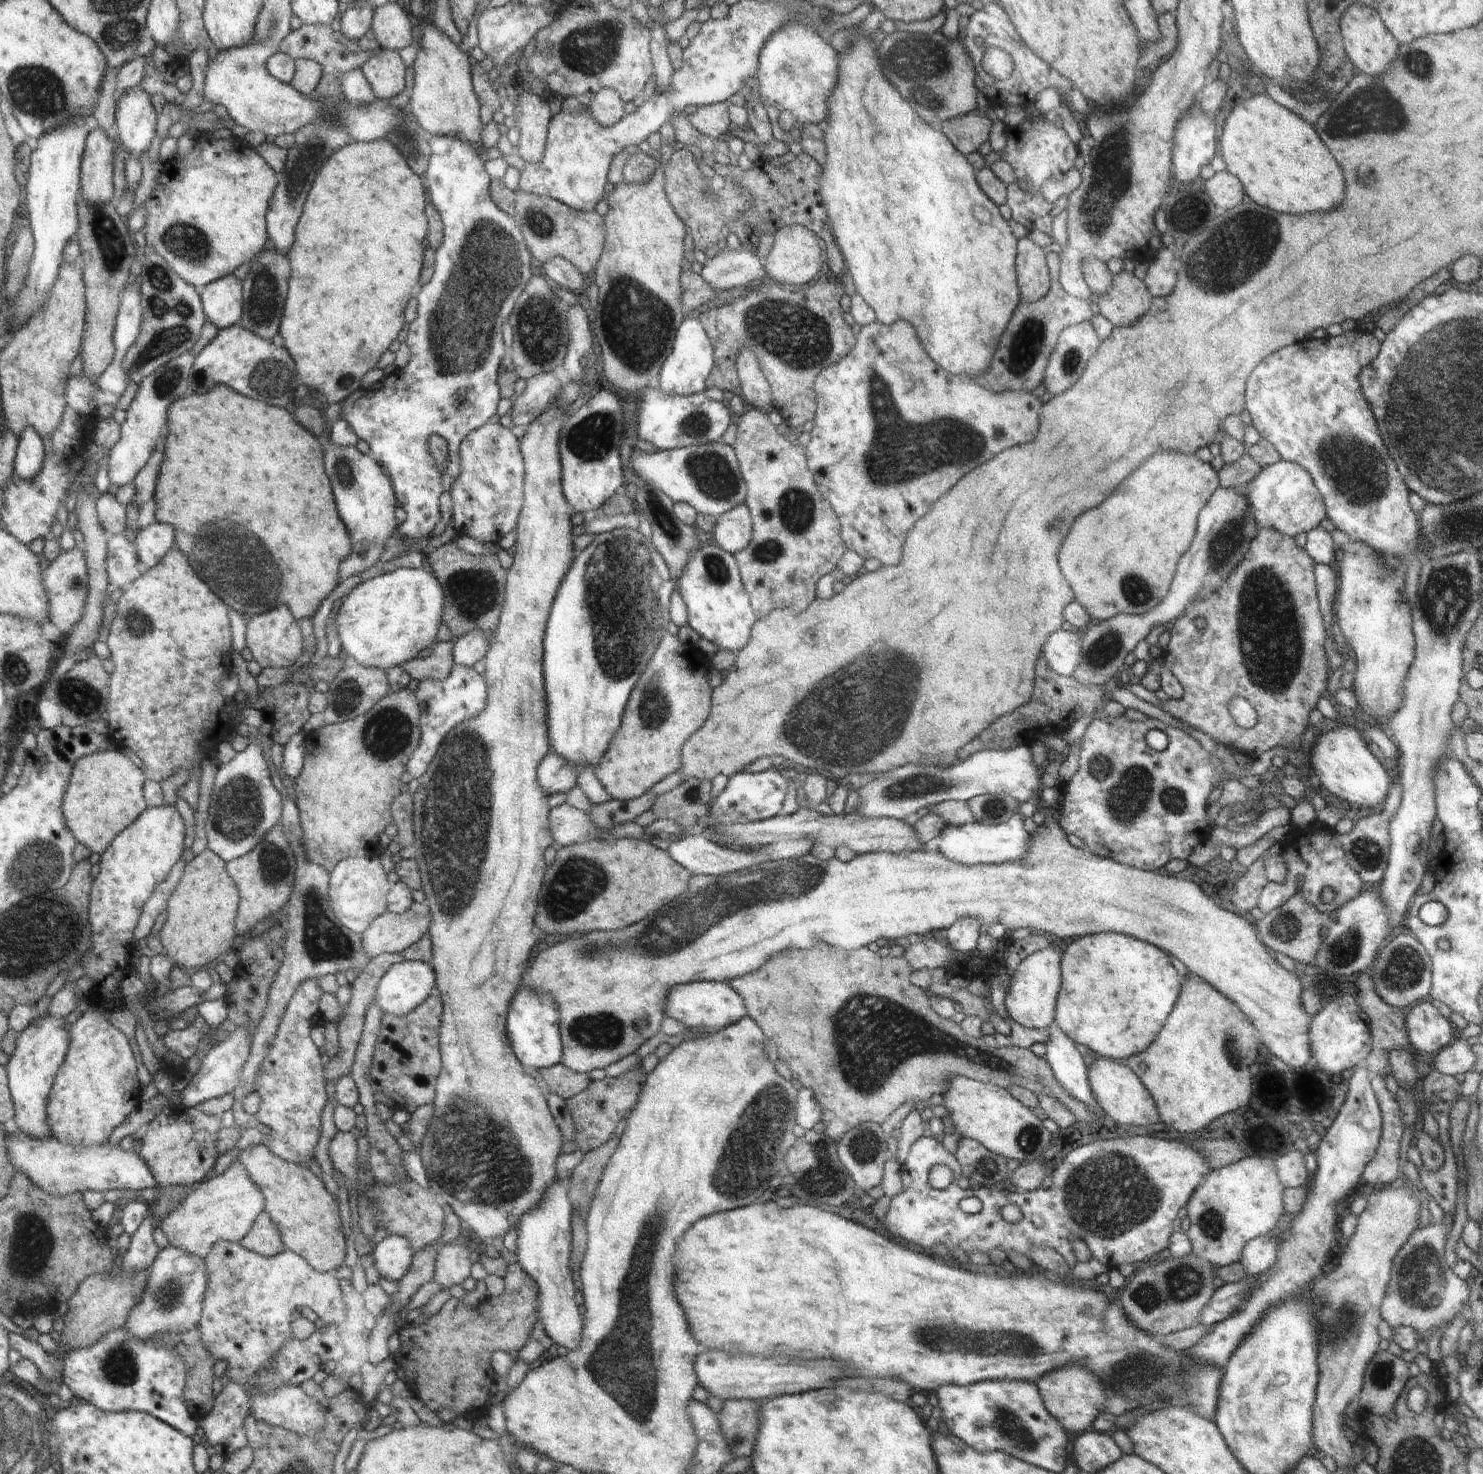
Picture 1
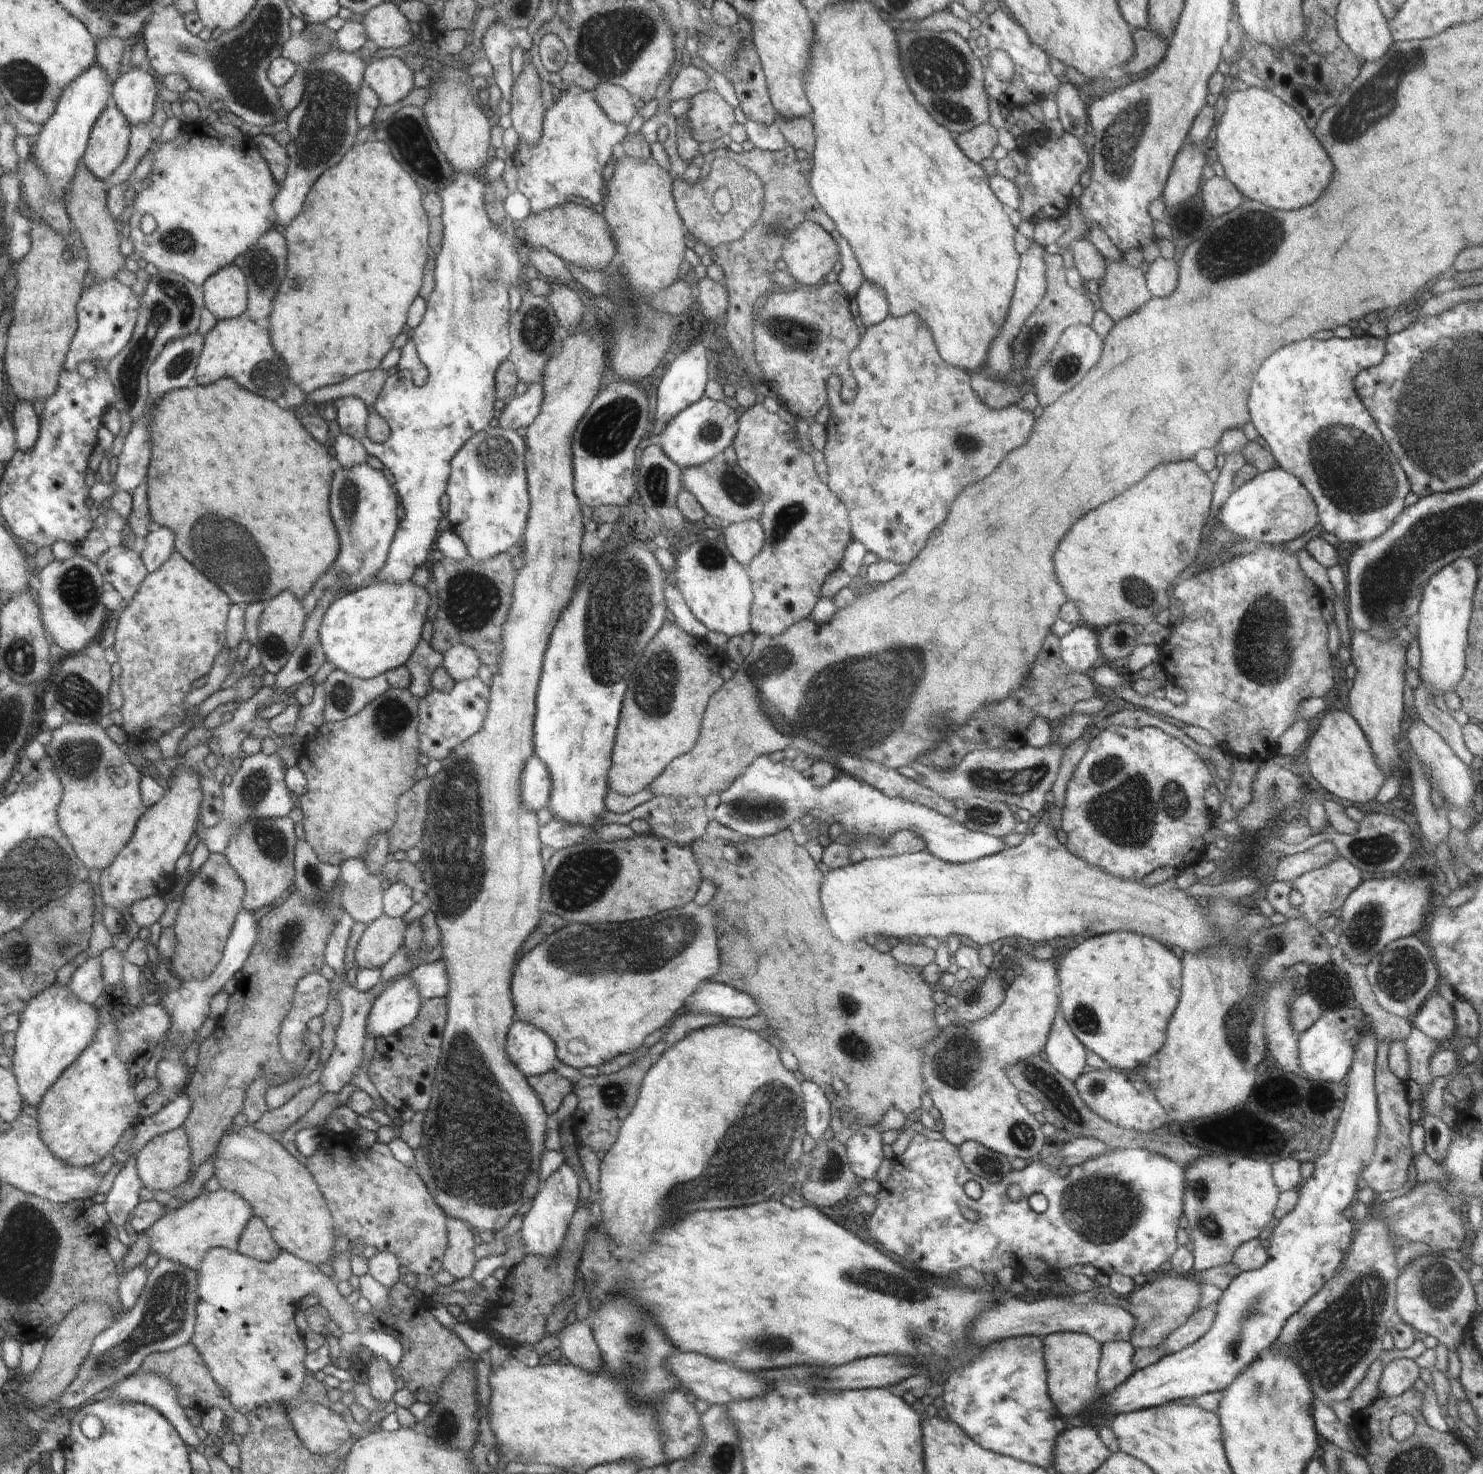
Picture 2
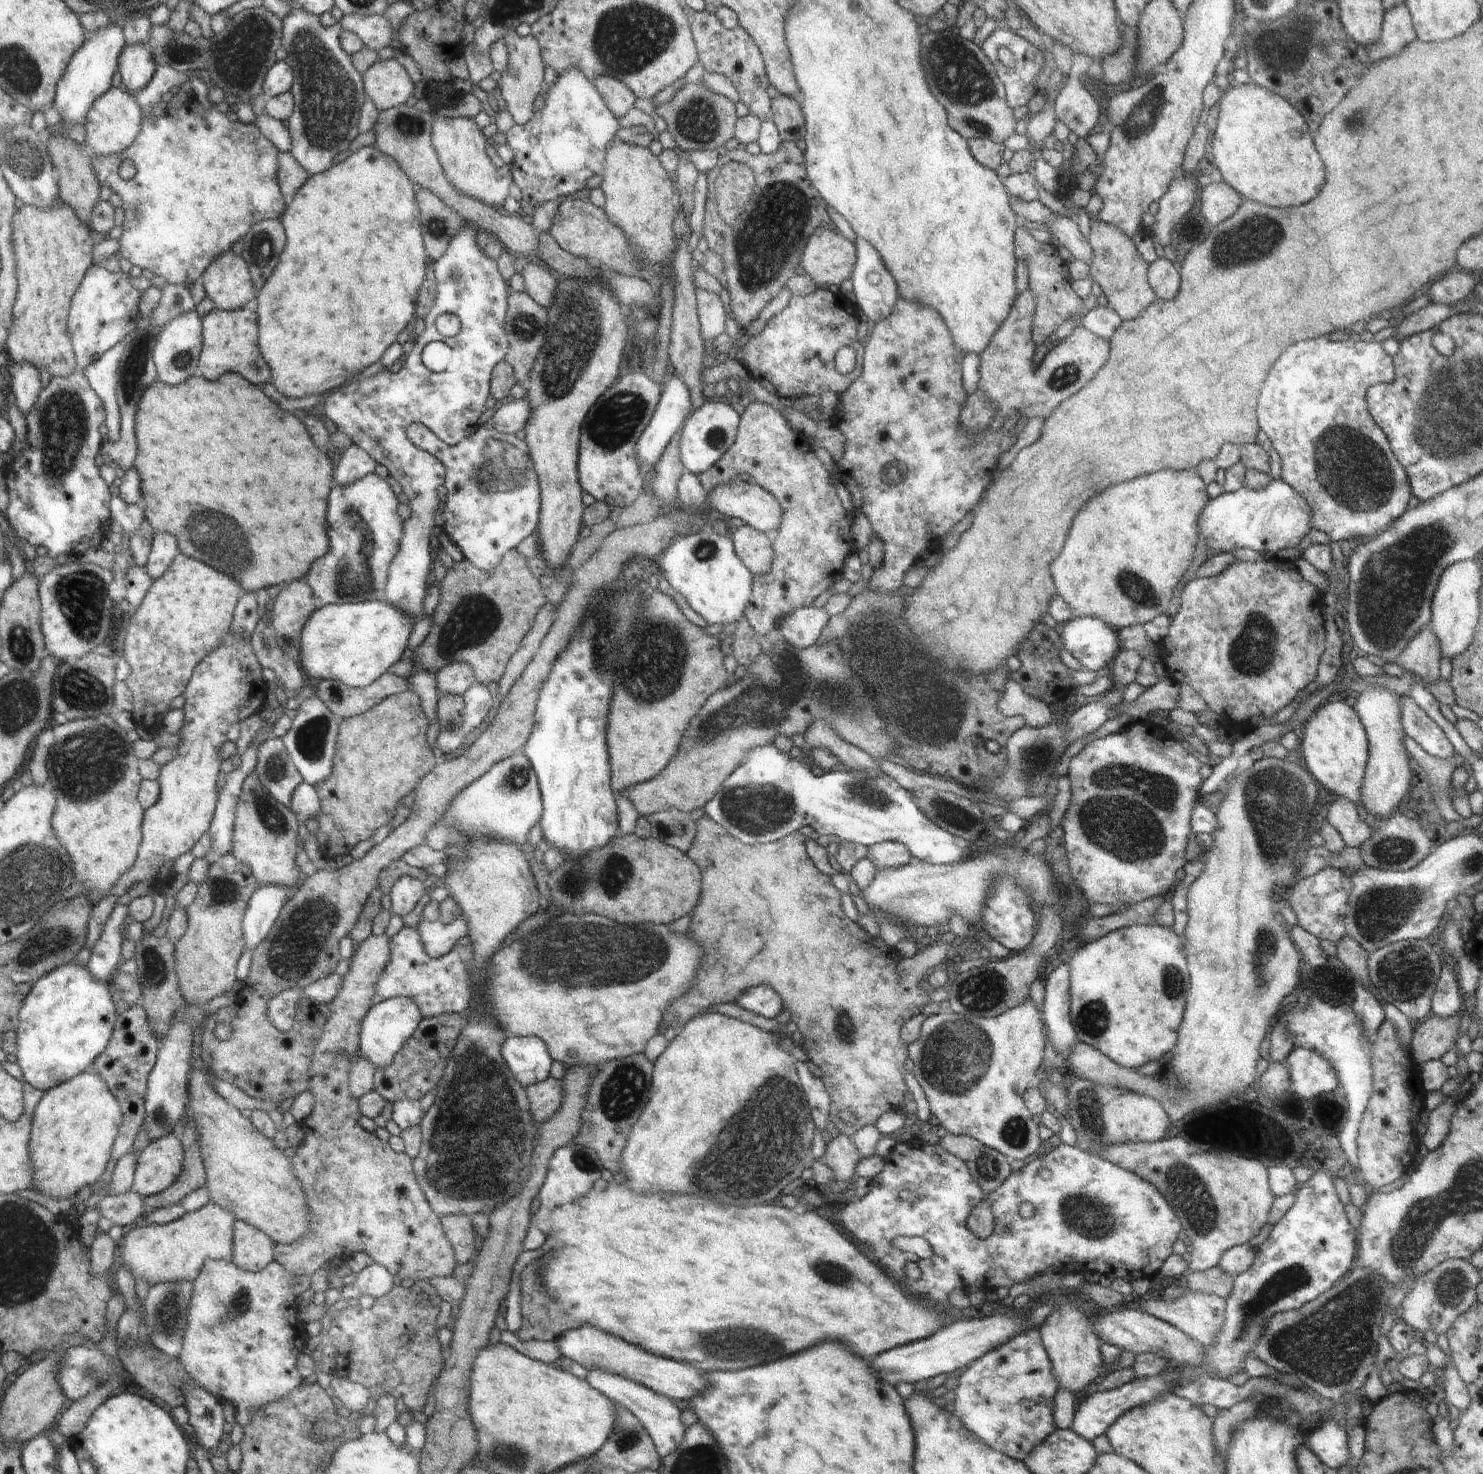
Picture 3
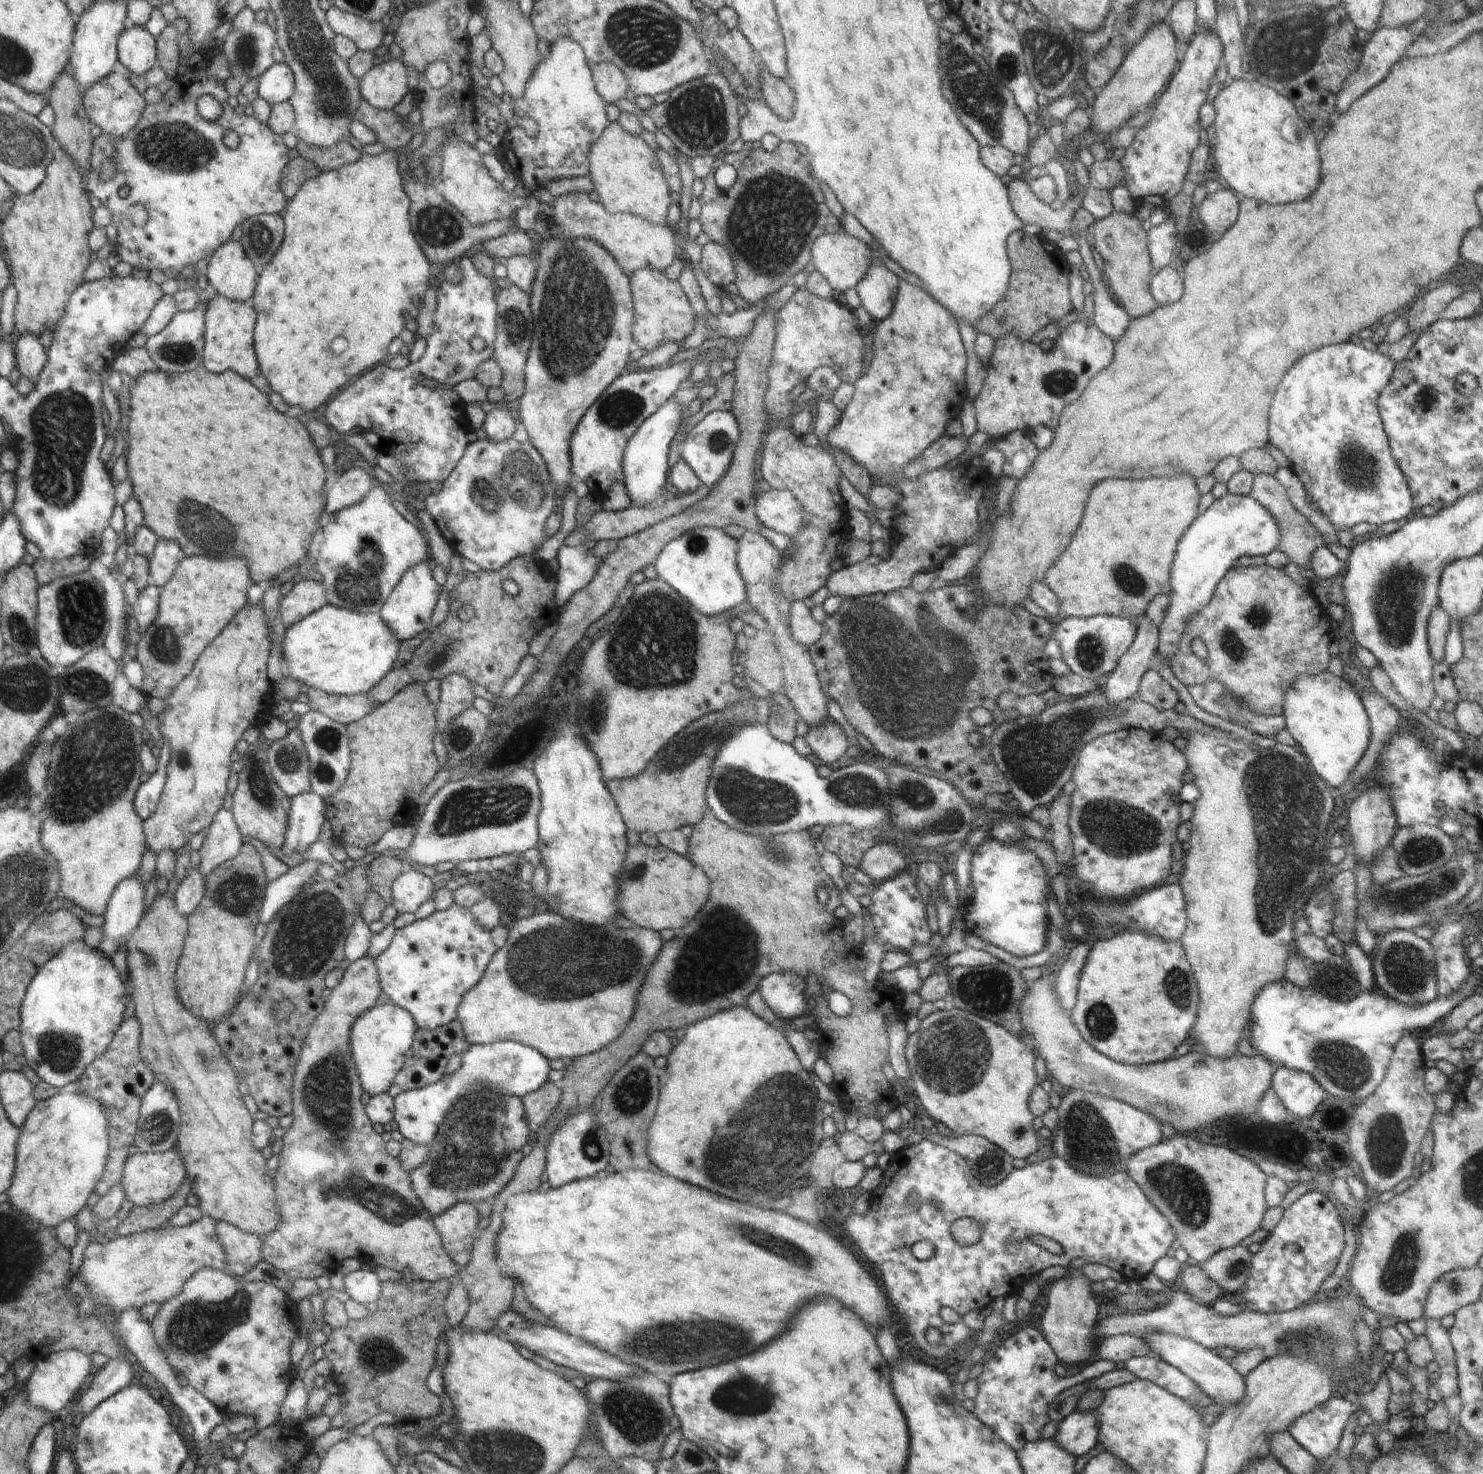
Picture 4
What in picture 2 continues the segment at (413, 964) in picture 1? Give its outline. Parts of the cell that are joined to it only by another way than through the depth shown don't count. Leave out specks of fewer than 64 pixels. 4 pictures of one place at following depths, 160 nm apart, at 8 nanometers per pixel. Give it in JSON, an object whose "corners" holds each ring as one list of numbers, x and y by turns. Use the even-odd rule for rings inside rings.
{"corners":[[400,976,380,995,371,1006,365,1034,375,1041,380,1037,396,1034,417,1018,420,992,410,976]]}

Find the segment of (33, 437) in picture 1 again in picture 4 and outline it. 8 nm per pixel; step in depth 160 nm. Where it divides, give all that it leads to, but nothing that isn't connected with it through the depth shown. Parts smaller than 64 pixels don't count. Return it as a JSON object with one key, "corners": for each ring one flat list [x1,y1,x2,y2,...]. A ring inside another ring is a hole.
{"corners":[[17,335,16,352,18,373,38,382,46,365,50,362,50,350,38,335]]}

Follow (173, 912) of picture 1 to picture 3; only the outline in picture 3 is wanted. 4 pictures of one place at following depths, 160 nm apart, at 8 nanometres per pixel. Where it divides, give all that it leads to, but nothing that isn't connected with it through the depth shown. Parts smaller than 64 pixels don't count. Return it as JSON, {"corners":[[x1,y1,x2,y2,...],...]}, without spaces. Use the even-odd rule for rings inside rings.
{"corners":[[232,853,221,856,212,863,207,878,201,882,196,898,187,909,185,933,176,941,176,969,180,978,181,993,188,1004,206,1008,214,996,222,996,234,988,238,958,244,952,244,916,248,910,249,900,258,890,260,883,253,875,251,868,239,861]]}

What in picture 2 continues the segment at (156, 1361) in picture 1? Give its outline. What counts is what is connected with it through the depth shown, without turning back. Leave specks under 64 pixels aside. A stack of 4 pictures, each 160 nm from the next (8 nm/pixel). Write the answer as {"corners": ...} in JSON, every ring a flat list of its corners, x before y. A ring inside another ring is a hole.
{"corners":[[139,1370,122,1384,110,1389,113,1399,124,1399,136,1402,145,1402,157,1408,162,1416,165,1416,170,1424,182,1435,182,1440,186,1441,191,1447,198,1446,198,1436,194,1426,188,1422,184,1410,180,1408,176,1400,176,1392,172,1384,164,1377,154,1373]]}

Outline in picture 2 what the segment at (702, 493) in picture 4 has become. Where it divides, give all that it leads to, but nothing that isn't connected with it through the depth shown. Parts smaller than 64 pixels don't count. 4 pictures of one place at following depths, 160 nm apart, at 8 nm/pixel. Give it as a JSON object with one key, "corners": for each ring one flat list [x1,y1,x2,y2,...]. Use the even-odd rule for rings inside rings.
{"corners":[[761,399,749,409,742,410,738,438,731,444,739,467,756,481,765,499,761,527,765,531,765,544,748,569,753,587,751,628,754,634,775,637,793,624,808,618,820,596,820,586,826,576,840,566,842,552,852,540,850,520,844,503,828,488,824,468,814,462,810,450,800,447,798,434,777,413,769,412]]}

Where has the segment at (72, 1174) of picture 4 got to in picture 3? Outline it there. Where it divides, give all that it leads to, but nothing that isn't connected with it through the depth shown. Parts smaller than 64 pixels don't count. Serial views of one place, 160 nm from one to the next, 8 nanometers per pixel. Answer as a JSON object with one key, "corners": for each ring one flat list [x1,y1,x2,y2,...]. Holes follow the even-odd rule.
{"corners":[[94,1070,46,1092,33,1120,32,1156,37,1179,32,1189,52,1198,75,1200,86,1186,102,1182,124,1122,117,1094]]}

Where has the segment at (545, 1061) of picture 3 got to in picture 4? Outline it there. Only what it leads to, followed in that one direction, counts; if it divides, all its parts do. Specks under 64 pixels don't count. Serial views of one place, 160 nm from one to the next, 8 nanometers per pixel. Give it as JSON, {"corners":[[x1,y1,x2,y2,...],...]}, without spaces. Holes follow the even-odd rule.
{"corners":[[496,1041,487,1045,472,1045,461,1055,460,1067,447,1074,445,1079,428,1087,410,1089,394,1099,393,1119,398,1124,405,1139,430,1148,434,1139,437,1139,439,1128,445,1123,455,1103,472,1096,487,1087,506,1097,522,1098,530,1092,537,1091,544,1086,550,1072,549,1059,536,1049,517,1043,516,1041]]}

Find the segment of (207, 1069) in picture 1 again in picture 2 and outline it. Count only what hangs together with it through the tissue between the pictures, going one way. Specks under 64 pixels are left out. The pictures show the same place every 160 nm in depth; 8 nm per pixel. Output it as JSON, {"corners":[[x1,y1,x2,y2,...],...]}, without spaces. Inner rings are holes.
{"corners":[[180,1093,177,1101,173,1100,158,1111,156,1115,143,1118,136,1125,136,1135,131,1144,131,1155,135,1155,155,1136,180,1128,188,1118,191,1102,186,1094]]}

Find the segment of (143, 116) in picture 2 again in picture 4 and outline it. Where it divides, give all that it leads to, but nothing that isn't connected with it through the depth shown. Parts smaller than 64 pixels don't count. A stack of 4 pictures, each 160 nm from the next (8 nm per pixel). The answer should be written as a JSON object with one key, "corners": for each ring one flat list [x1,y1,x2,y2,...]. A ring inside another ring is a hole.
{"corners":[[128,27,121,36,119,52,122,66,134,74,143,75,157,62,156,39,145,27]]}

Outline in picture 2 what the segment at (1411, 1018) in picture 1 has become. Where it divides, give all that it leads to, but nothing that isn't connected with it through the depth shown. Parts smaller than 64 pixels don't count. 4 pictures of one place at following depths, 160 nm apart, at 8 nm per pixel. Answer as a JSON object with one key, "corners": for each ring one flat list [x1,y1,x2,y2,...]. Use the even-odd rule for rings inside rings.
{"corners":[[1437,991,1427,997,1411,1023,1427,1037,1444,1044,1443,1047,1456,1032,1453,1006]]}

